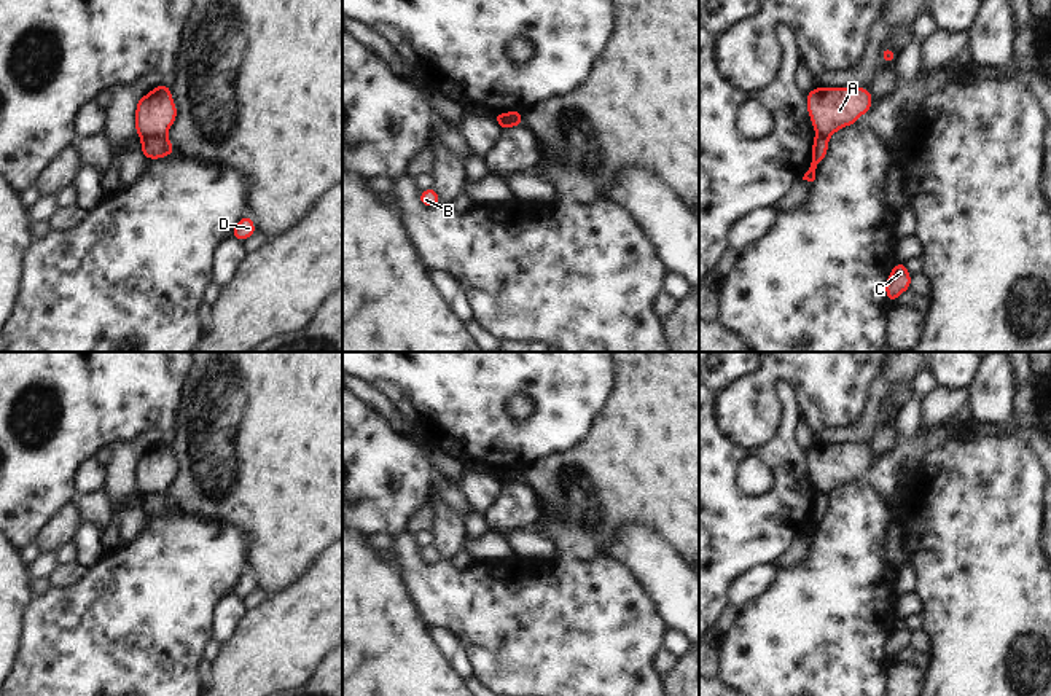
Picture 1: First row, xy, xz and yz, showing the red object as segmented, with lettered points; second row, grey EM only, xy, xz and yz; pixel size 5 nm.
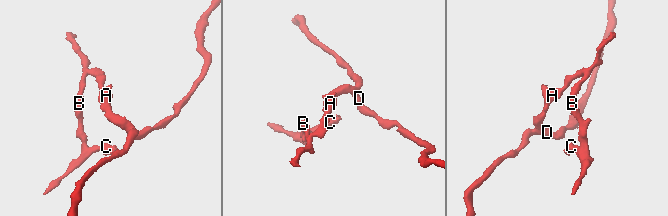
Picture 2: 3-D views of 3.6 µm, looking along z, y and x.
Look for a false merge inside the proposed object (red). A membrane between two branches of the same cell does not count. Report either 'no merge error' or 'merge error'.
merge error

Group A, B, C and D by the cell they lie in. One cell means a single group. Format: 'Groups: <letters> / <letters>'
Groups: A B C / D

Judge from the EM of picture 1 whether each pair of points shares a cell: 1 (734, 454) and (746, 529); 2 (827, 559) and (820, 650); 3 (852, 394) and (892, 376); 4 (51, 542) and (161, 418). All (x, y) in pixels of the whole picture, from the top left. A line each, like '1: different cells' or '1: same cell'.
1: same cell
2: same cell
3: different cells
4: different cells

